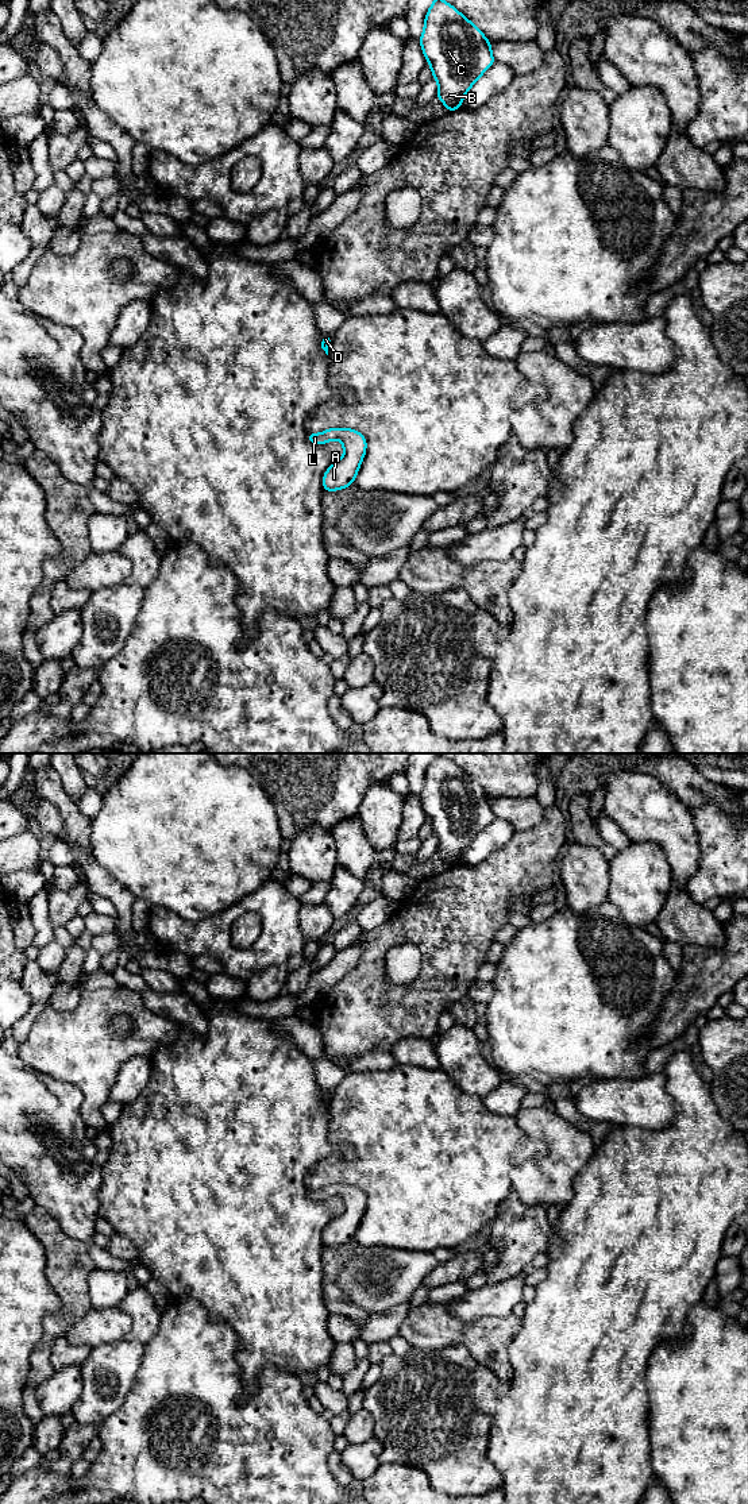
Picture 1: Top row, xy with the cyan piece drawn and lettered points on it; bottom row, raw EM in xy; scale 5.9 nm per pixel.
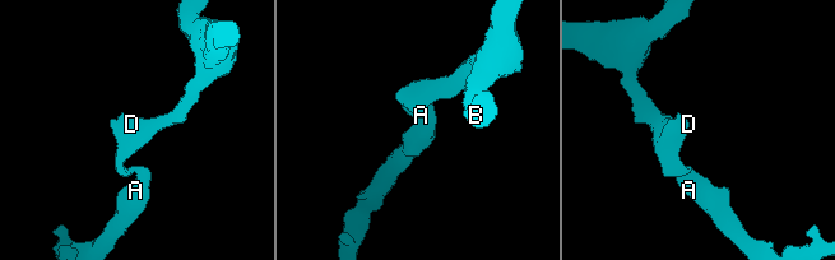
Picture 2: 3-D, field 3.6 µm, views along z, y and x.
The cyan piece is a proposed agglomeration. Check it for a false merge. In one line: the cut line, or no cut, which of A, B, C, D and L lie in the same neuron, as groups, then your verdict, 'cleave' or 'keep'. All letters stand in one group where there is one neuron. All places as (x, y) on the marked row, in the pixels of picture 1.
cut none; groups A B C D L; keep

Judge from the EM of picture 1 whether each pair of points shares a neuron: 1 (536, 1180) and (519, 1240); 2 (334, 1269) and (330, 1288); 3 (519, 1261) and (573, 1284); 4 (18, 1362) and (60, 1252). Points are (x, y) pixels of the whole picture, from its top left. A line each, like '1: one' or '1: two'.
1: two
2: one
3: two
4: two

